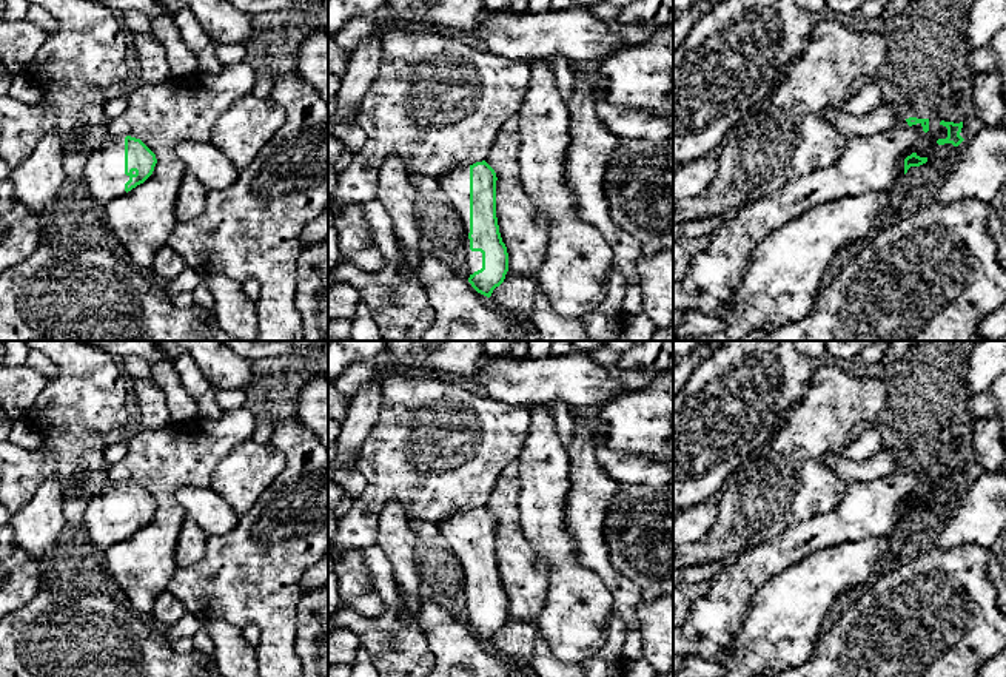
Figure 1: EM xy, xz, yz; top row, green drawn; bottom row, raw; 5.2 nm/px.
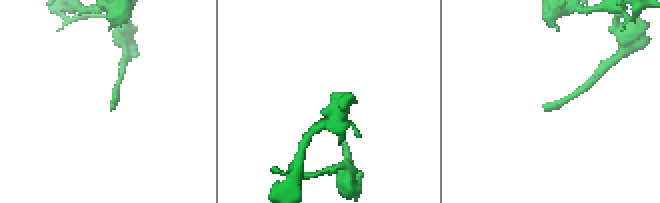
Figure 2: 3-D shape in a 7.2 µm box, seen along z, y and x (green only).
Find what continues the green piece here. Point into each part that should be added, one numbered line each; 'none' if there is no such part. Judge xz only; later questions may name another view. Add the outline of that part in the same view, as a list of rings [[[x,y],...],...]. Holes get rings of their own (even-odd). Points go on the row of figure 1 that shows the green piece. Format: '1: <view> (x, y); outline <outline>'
1: xz (455, 182); outline [[[470,165],[448,170],[439,177],[439,188],[445,193],[450,204],[458,211],[464,225],[465,259],[468,273],[482,268],[482,253],[470,250]]]

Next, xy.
1: xy (103, 173); outline [[[112,137],[109,143],[88,156],[83,168],[86,191],[99,204],[122,196],[129,176],[125,174],[125,137]]]

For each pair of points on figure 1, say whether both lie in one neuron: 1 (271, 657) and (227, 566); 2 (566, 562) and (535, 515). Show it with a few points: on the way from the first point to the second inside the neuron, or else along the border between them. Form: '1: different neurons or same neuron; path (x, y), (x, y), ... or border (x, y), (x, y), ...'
1: same neuron; path (271, 634), (271, 616), (245, 589)
2: same neuron; path (560, 551), (544, 526)

